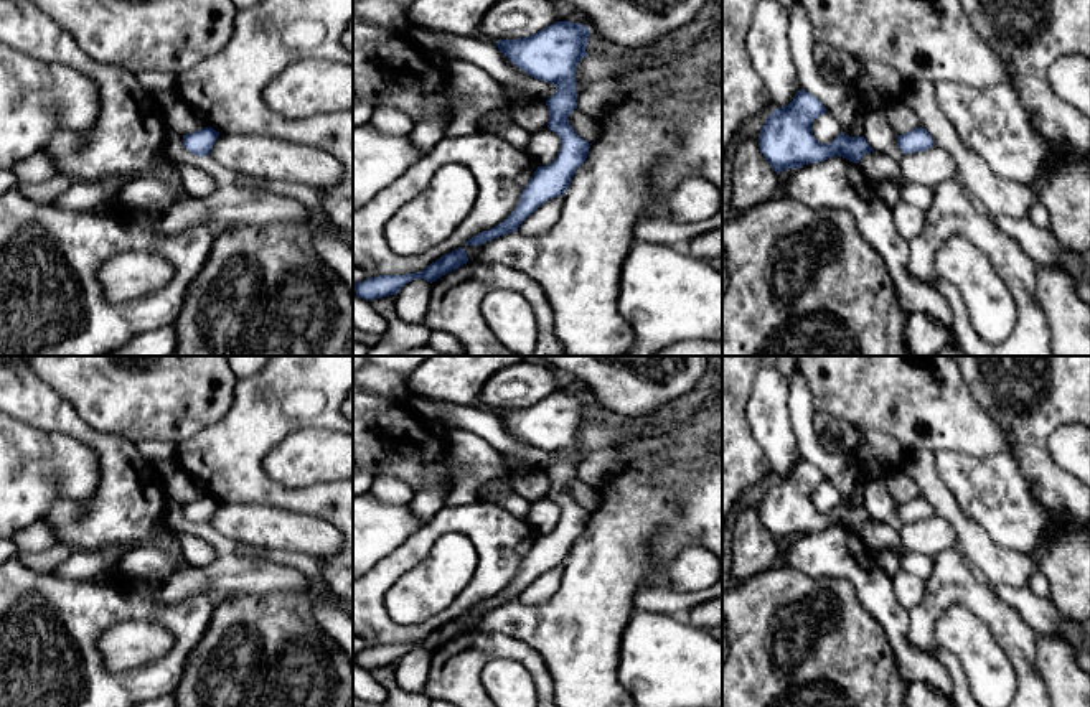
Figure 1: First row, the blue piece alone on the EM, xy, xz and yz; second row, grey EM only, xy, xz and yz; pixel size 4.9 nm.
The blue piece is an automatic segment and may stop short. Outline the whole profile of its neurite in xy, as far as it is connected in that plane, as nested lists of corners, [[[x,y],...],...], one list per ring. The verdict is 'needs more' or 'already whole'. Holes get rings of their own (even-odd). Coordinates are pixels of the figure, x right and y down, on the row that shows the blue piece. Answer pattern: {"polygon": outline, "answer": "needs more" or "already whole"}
{"polygon": [[[204,127],[193,133],[183,135],[183,147],[196,157],[204,157],[209,155],[218,137],[219,132],[211,127]]], "answer": "already whole"}

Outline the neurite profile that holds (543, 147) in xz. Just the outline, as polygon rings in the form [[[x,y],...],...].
[[[543,129],[529,133],[526,153],[536,163],[536,166],[547,166],[557,157],[559,148],[559,135],[549,129]]]

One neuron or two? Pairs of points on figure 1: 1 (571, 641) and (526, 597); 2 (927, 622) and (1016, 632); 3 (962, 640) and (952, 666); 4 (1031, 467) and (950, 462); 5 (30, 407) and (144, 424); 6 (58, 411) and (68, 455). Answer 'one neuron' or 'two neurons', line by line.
1: two neurons
2: one neuron
3: two neurons
4: two neurons
5: two neurons
6: two neurons

